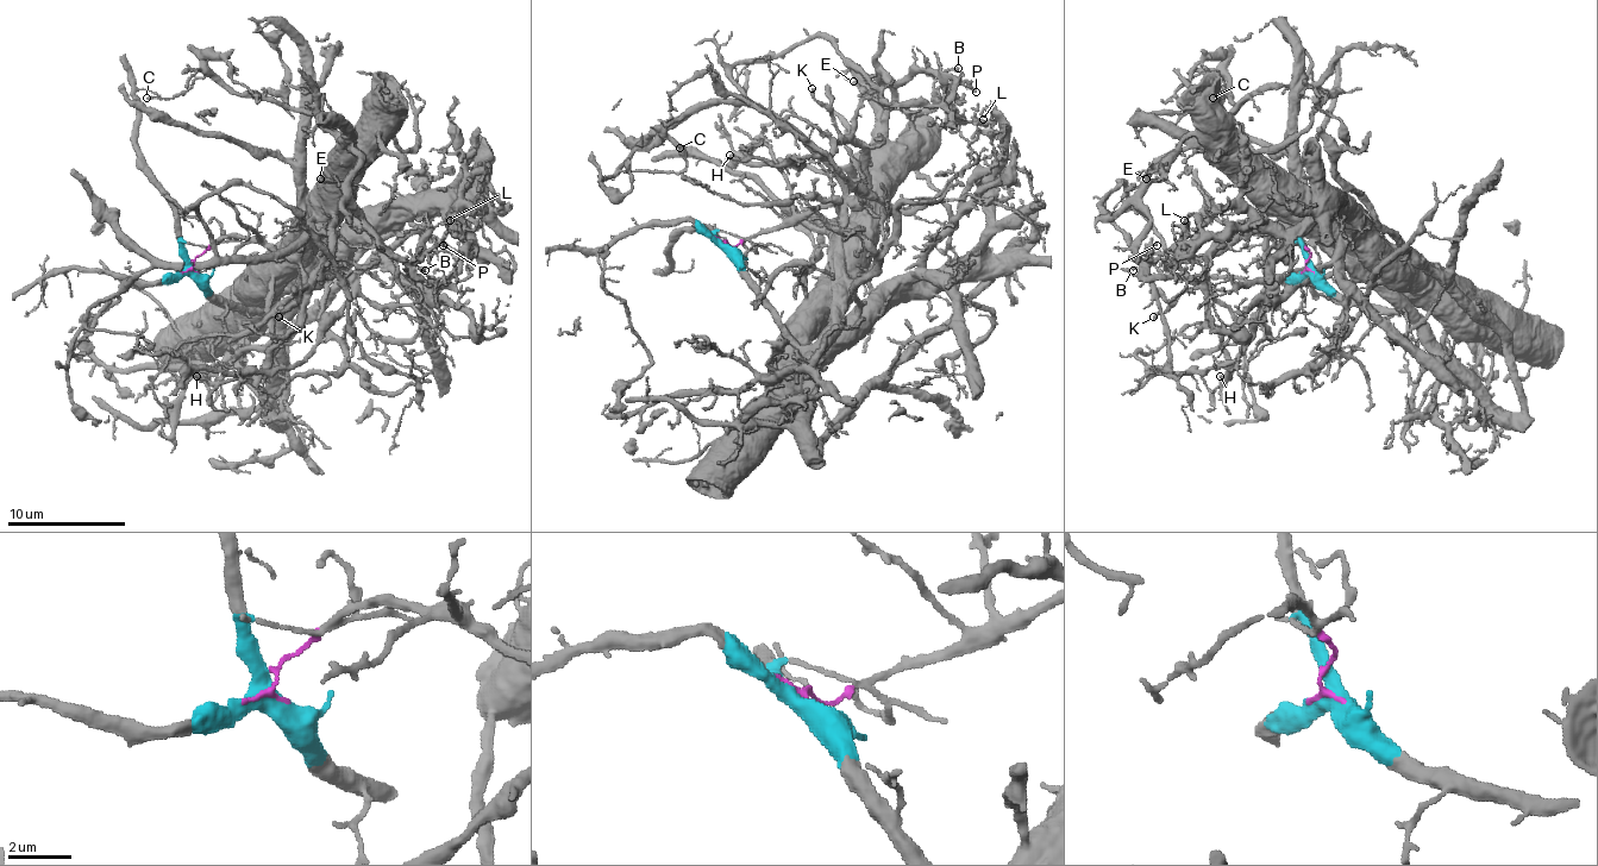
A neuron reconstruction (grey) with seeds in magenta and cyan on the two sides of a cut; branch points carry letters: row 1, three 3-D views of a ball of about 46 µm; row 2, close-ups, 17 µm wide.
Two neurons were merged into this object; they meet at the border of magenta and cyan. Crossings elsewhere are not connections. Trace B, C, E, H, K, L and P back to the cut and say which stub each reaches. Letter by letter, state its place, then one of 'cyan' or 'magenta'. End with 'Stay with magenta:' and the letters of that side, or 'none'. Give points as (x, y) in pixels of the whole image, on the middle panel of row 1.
B: at (958, 68); magenta
C: at (680, 148); magenta
E: at (853, 81); magenta
H: at (729, 155); magenta
K: at (812, 88); magenta
L: at (983, 119); magenta
P: at (976, 92); magenta
Stay with magenta: B, C, E, H, K, L, P

